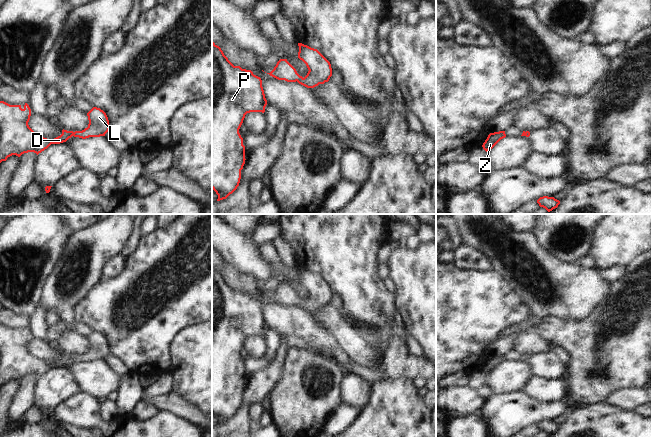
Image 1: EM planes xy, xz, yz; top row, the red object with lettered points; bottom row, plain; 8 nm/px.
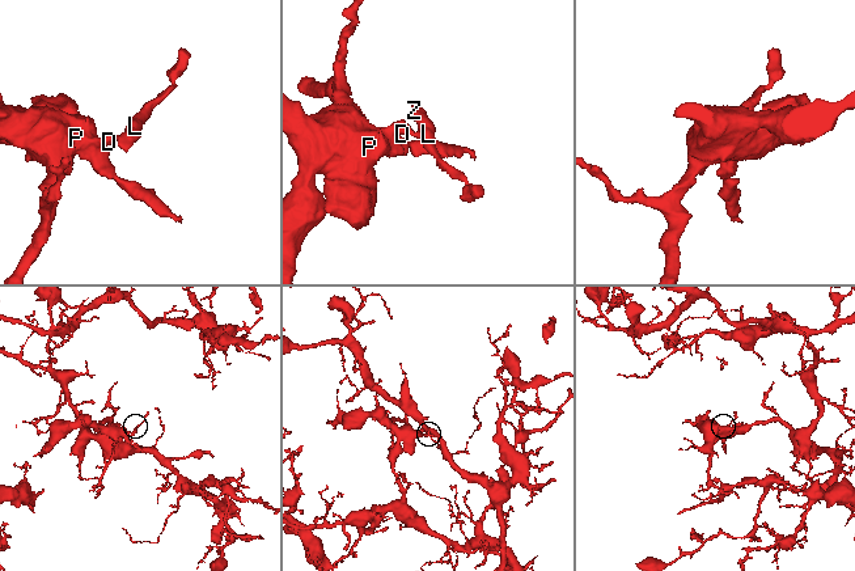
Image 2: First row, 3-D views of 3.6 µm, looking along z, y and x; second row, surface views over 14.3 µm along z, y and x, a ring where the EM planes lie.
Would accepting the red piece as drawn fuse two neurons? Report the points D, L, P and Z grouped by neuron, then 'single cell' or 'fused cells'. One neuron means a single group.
D L P Z | single cell

